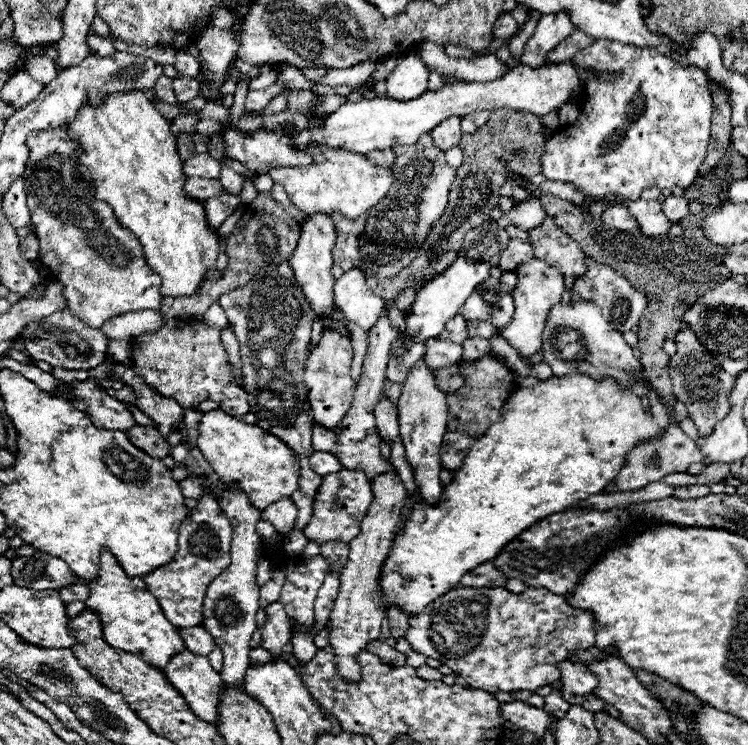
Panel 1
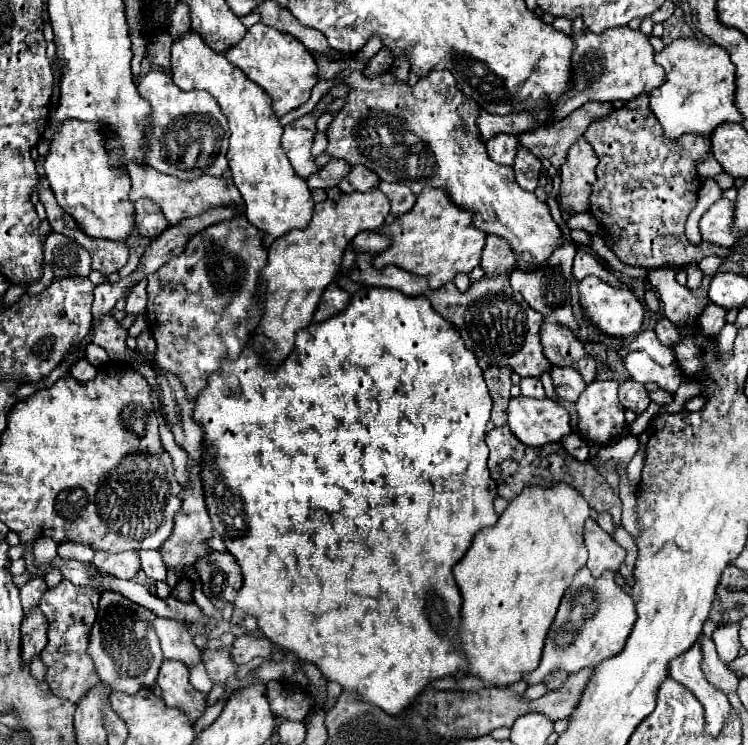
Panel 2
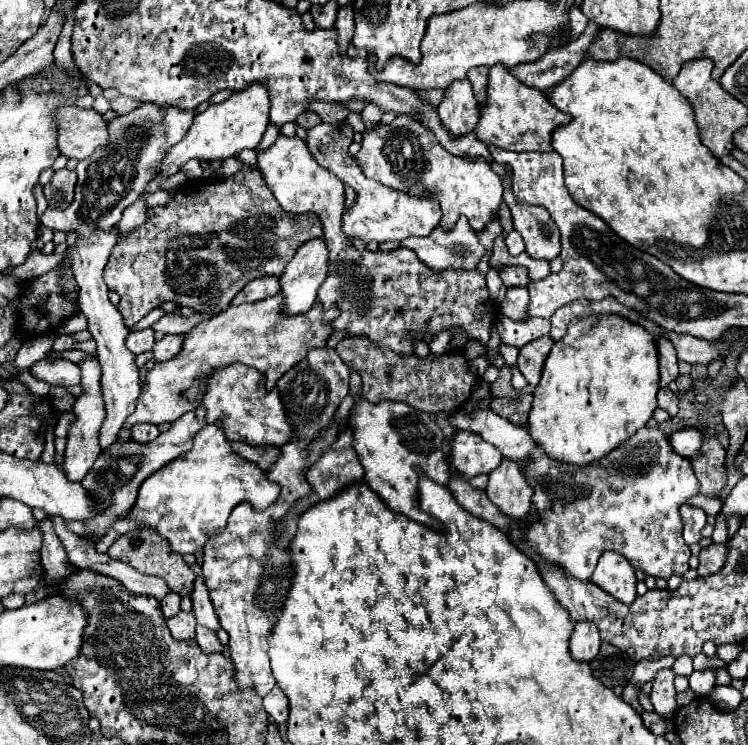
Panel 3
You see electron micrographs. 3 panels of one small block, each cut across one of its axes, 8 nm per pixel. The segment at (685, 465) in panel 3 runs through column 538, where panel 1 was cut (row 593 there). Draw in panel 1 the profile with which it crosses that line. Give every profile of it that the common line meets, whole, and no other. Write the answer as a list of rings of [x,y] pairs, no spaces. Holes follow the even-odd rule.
[[[502,586],[498,588],[456,588],[456,590],[450,590],[448,594],[440,596],[436,602],[428,604],[428,608],[424,612],[420,612],[420,616],[412,616],[410,620],[410,628],[406,632],[406,640],[410,642],[412,650],[418,652],[418,654],[424,654],[428,658],[434,658],[434,660],[440,660],[442,664],[446,664],[448,668],[454,670],[454,674],[462,676],[472,688],[478,688],[478,690],[486,690],[486,692],[516,692],[516,690],[538,690],[542,686],[550,686],[554,684],[556,680],[560,680],[560,672],[558,672],[558,662],[566,660],[572,652],[576,652],[578,648],[590,648],[594,646],[596,642],[596,630],[594,630],[594,614],[590,610],[580,610],[580,608],[574,608],[566,602],[564,596],[560,594],[552,594],[550,590],[546,588],[534,588],[534,586],[528,586],[524,592],[520,594],[514,594]]]

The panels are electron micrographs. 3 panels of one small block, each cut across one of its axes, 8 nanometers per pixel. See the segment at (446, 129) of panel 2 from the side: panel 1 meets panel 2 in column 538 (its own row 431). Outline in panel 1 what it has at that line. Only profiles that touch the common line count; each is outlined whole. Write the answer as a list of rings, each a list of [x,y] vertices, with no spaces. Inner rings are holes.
[[[212,410],[202,416],[196,446],[212,464],[214,472],[224,482],[238,482],[252,506],[258,510],[264,510],[268,504],[284,496],[290,498],[298,488],[300,458],[294,454],[294,450],[290,450],[282,440],[264,432],[262,428],[244,424],[224,410]]]

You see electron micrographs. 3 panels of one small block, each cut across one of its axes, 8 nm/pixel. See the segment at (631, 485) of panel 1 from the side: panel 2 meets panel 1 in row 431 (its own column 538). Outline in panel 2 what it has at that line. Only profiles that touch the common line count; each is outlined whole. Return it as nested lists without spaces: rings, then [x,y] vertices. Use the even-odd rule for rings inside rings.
[[[580,568],[566,594],[562,596],[558,614],[548,630],[540,666],[526,676],[526,682],[538,684],[546,674],[554,670],[564,670],[570,674],[580,668],[592,668],[602,660],[618,654],[624,648],[628,634],[632,632],[634,620],[634,602],[614,582],[612,572],[604,572],[600,578],[594,578],[586,568]]]

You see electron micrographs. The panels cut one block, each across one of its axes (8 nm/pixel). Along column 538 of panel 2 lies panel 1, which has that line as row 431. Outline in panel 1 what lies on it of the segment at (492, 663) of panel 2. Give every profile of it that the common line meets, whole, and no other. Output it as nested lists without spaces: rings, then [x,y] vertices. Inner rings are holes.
[[[572,372],[564,378],[552,376],[540,380],[536,386],[518,388],[500,410],[500,420],[488,428],[486,436],[472,444],[464,466],[458,468],[452,482],[444,486],[440,500],[436,504],[418,500],[404,526],[396,532],[380,572],[384,608],[400,606],[408,616],[422,612],[430,602],[450,592],[476,564],[494,560],[508,542],[538,520],[564,512],[588,496],[600,494],[620,472],[624,454],[638,442],[660,436],[668,424],[670,416],[648,380],[626,392],[618,390],[614,380],[596,382],[584,374]],[[644,394],[652,400],[652,414],[646,414],[640,406],[640,396]]]

